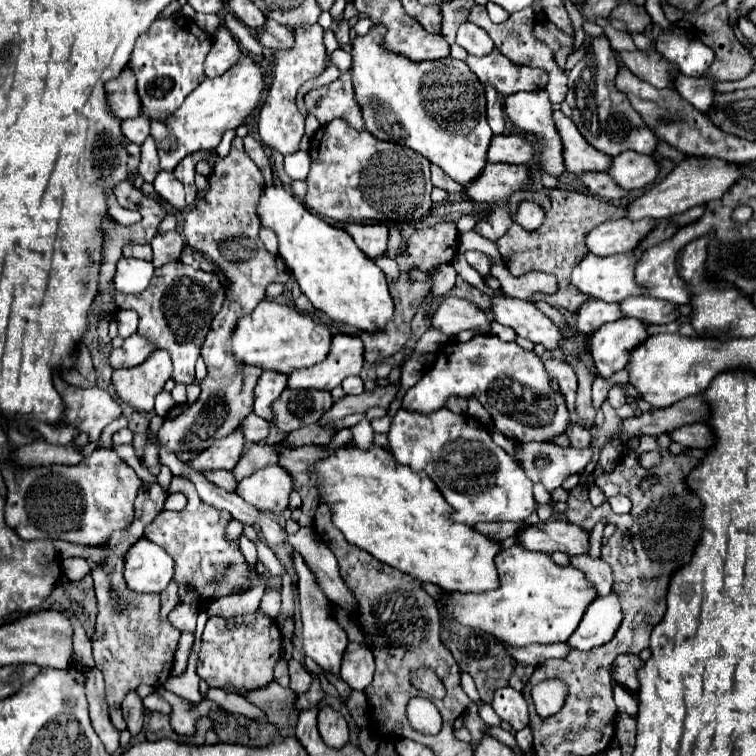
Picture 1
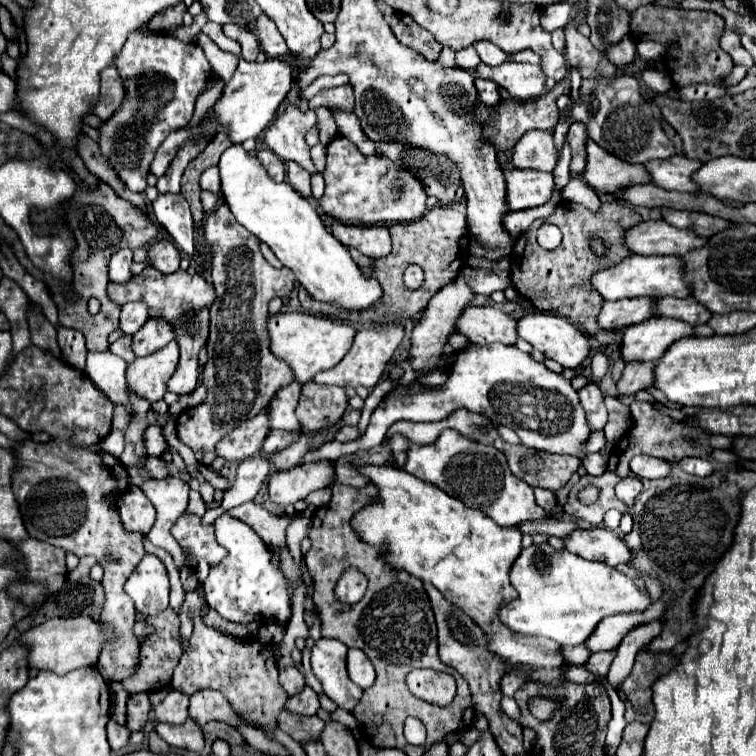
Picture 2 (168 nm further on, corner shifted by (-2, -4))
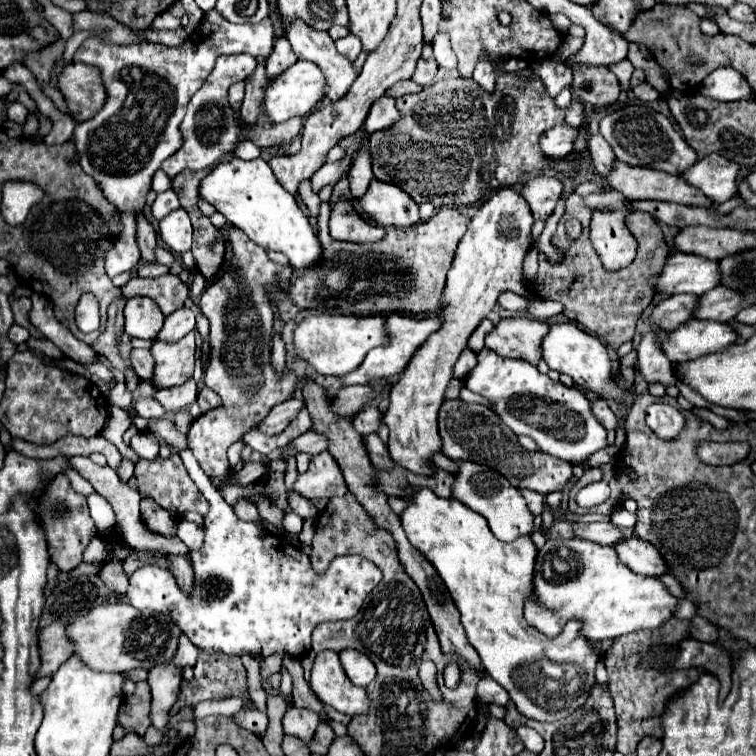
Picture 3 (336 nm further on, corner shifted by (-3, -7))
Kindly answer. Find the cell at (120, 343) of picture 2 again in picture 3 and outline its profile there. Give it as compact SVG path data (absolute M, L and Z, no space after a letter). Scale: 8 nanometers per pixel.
M133 349L131 363L133 363L139 379L149 381L153 377L153 355L149 349Z

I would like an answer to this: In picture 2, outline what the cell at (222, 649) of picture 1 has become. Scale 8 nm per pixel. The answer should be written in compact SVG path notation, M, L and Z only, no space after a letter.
M200 616L194 618L194 632L188 640L188 648L184 650L178 666L174 668L172 686L188 696L204 688L220 690L240 718L258 724L260 730L264 730L264 734L270 738L278 728L278 712L288 700L288 694L278 682L278 666L272 644L258 640L236 640L214 628L204 626Z

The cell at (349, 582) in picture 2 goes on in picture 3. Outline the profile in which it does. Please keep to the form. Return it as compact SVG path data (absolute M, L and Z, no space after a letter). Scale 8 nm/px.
M189 449L179 451L189 477L195 481L203 497L209 501L209 513L205 515L205 541L199 549L201 559L201 587L193 587L193 595L185 595L173 575L167 569L157 565L145 565L129 577L127 601L137 609L151 609L169 613L173 621L183 629L195 647L205 653L225 653L225 655L245 655L257 653L261 657L279 653L281 657L301 659L311 651L311 633L319 623L351 619L363 605L363 599L377 587L381 581L381 569L359 555L345 555L331 561L325 573L315 573L301 549L297 549L283 535L273 535L255 523L241 521L235 511L221 499L221 493L211 485L209 477L201 471L197 459Z

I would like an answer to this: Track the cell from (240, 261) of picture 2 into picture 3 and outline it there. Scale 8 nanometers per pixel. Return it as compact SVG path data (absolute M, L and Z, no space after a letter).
M231 227L229 241L233 249L233 261L227 265L221 279L215 281L199 301L201 311L211 323L211 359L203 379L205 385L223 399L223 407L201 415L187 433L187 445L209 477L225 475L229 471L229 445L237 443L253 425L265 419L271 407L289 399L297 385L293 373L287 371L279 379L269 365L273 309L265 291L279 281L289 281L293 269L291 265L273 263L263 247L257 247L257 243L253 243L235 227Z

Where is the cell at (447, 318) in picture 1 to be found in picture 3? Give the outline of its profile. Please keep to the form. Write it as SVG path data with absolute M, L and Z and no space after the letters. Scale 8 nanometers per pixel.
M517 317L501 319L499 325L487 335L485 345L501 357L525 359L533 365L541 361L541 339L549 333L549 323Z

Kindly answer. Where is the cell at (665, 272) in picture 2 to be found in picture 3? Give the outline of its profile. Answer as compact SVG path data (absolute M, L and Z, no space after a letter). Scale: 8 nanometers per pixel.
M675 253L669 255L659 277L653 279L657 291L675 295L675 293L693 293L703 295L711 291L721 281L719 261L703 259L701 255Z

